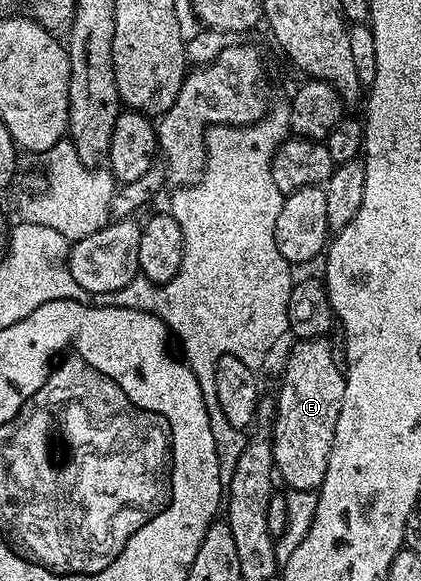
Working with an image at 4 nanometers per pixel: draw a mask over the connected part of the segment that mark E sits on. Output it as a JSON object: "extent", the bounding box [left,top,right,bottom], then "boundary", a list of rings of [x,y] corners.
{"extent":[273,340,346,490],"boundary":[[[296,340],[283,365],[283,382],[277,392],[273,422],[275,473],[287,489],[318,490],[325,479],[333,435],[341,403],[345,399],[346,376],[333,363],[333,348],[326,340]]]}

